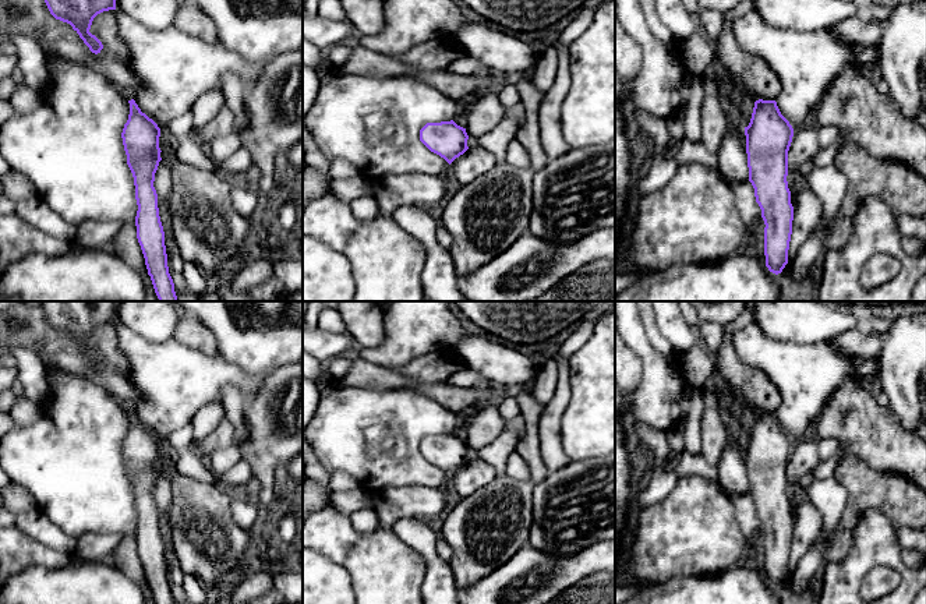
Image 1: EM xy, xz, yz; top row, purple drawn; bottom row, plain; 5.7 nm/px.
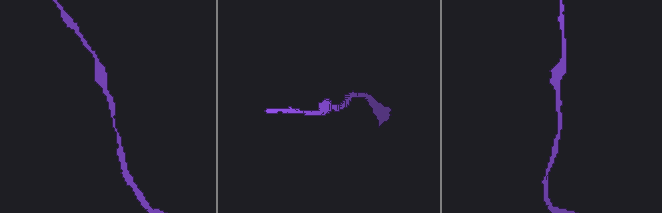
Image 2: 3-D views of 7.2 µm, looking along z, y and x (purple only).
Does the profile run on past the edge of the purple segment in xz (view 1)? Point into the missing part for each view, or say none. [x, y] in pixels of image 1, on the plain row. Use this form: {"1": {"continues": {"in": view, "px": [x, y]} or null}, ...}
{"1": {"continues": null}}

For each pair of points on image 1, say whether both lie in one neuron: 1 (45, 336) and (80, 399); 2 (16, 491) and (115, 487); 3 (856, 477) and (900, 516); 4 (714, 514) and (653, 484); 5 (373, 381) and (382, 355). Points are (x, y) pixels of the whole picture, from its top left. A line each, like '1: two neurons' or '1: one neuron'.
1: two neurons
2: two neurons
3: one neuron
4: two neurons
5: two neurons

